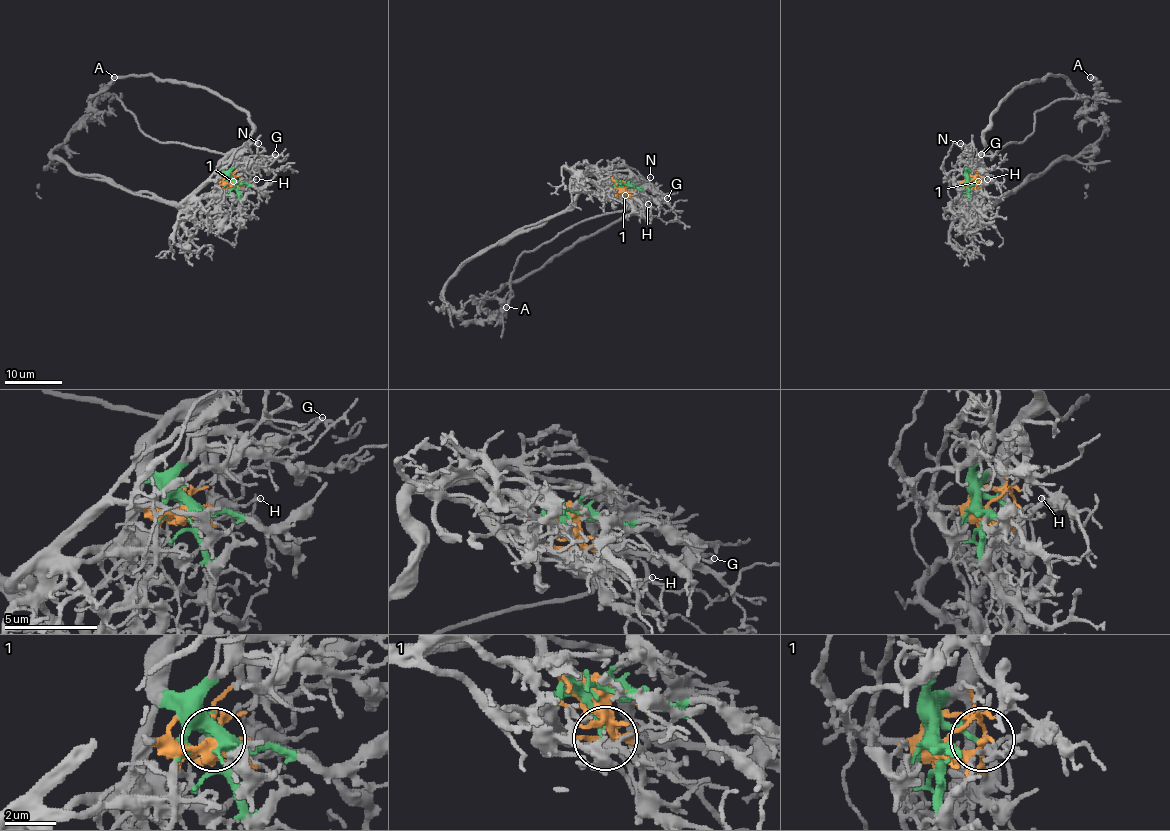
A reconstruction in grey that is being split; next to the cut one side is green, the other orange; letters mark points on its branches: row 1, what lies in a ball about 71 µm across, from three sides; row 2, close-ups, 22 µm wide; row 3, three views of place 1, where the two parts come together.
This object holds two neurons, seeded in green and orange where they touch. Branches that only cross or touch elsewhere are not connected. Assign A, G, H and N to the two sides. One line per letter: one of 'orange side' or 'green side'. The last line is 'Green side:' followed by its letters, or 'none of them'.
A: green side
G: green side
H: green side
N: green side
Green side: A, G, H, N

